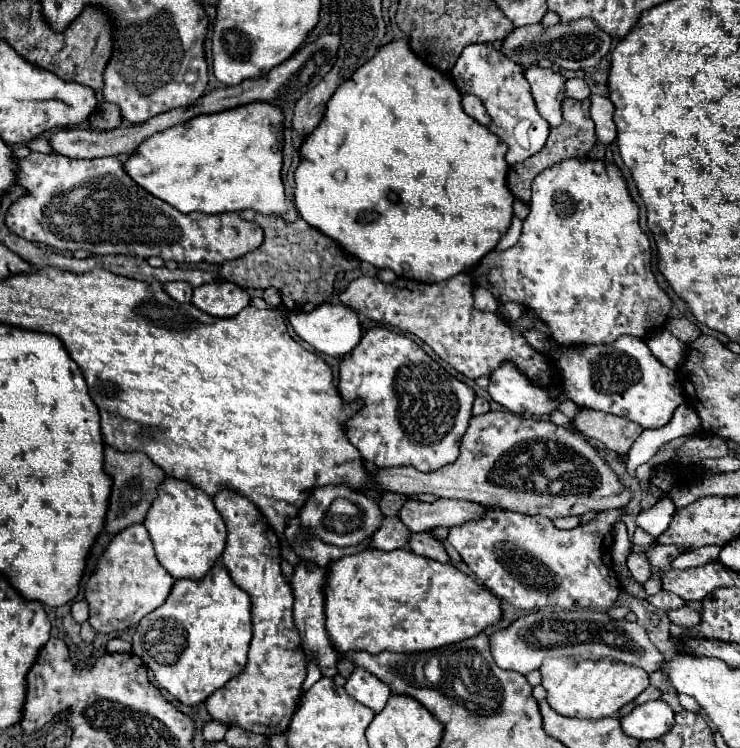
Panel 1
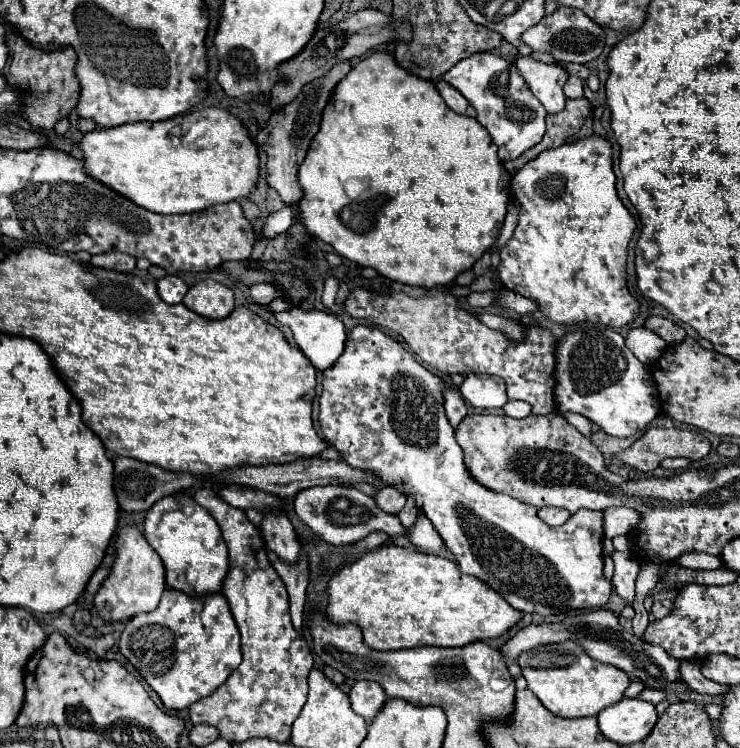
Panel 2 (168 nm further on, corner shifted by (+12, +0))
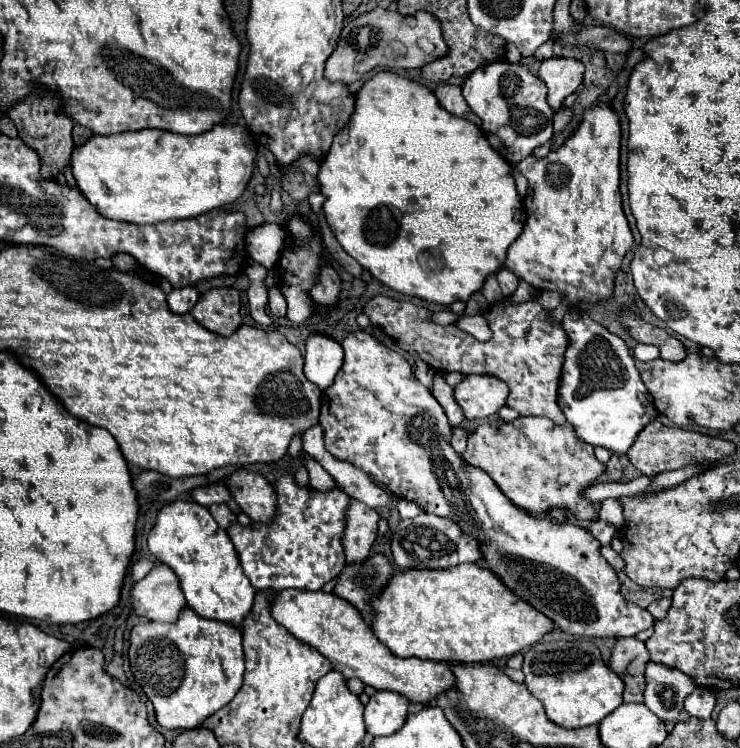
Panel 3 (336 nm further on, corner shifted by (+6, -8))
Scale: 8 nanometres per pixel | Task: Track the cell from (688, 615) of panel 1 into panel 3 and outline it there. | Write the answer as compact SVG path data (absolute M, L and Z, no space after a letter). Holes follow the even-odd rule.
M662 597L662 599L648 605L648 611L654 615L654 619L664 619L668 609L670 609L670 597Z

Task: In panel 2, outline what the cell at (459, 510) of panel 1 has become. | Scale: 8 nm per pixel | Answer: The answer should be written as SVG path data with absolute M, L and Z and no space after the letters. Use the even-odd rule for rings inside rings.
M384 485L384 487L378 491L378 495L376 495L376 503L378 503L378 507L380 507L382 511L396 515L396 513L402 511L406 499L404 499L404 495L402 495L398 489Z

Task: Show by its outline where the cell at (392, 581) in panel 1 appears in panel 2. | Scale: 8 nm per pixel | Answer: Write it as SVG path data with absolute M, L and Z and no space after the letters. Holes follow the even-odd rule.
M384 545L370 553L364 553L358 561L342 567L328 581L328 605L326 617L332 623L354 623L360 627L364 643L376 651L392 651L392 649L408 649L420 645L434 647L460 647L472 641L484 641L488 637L500 637L508 631L516 621L520 621L522 613L512 609L496 591L492 591L486 583L472 575L464 575L456 561L418 553L412 549Z

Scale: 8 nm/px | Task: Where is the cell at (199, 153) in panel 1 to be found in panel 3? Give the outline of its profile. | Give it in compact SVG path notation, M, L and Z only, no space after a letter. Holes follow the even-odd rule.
M218 124L212 131L200 135L178 135L160 129L118 133L110 137L94 135L84 145L72 151L72 175L76 179L78 191L82 191L90 205L94 205L106 219L146 225L168 219L198 217L206 211L232 203L242 195L242 189L254 169L254 149L248 147L250 133L244 128L247 127Z

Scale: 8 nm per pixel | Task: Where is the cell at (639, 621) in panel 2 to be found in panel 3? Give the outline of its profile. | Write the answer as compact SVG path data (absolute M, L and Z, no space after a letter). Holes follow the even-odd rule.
M624 637L616 641L608 667L616 669L616 673L624 681L624 703L644 701L644 687L646 687L644 669L648 661L650 655L646 651L646 645L636 637Z

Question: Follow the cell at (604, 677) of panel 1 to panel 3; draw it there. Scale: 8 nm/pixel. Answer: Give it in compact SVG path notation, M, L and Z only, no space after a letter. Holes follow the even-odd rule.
M558 639L536 643L524 653L522 671L526 687L544 703L548 719L564 729L596 725L622 705L624 683L606 667L598 647L590 641Z

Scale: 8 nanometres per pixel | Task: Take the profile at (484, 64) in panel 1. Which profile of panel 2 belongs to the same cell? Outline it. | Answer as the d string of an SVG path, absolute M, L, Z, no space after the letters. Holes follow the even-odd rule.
M478 51L458 61L450 71L442 75L442 79L448 81L448 85L458 89L472 103L472 107L478 113L476 115L478 123L490 133L492 141L498 145L498 159L502 163L518 159L524 151L540 143L546 131L546 125L544 125L546 111L540 105L540 101L534 99L524 79L520 79L518 69L514 65L510 67L506 59L494 53Z

